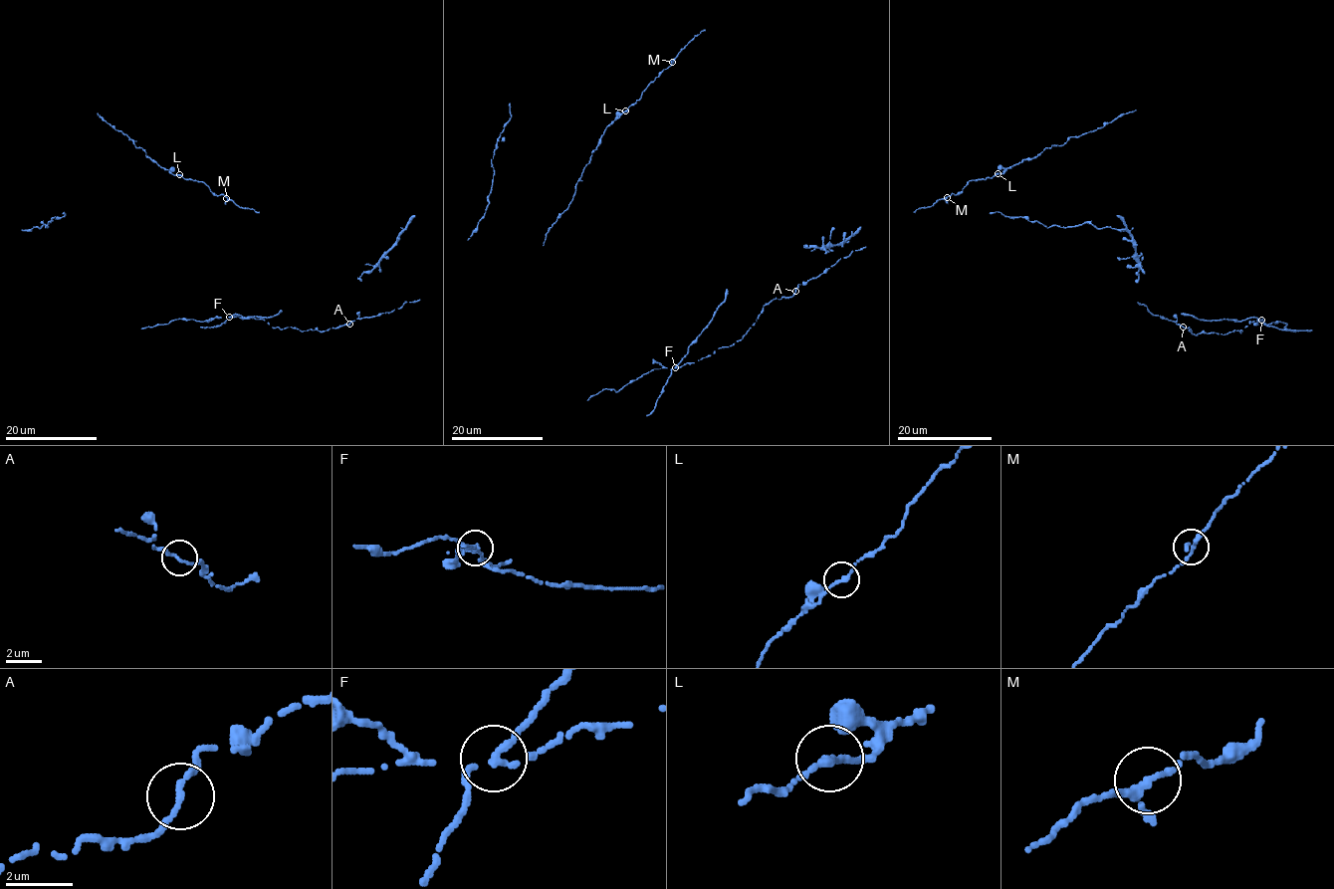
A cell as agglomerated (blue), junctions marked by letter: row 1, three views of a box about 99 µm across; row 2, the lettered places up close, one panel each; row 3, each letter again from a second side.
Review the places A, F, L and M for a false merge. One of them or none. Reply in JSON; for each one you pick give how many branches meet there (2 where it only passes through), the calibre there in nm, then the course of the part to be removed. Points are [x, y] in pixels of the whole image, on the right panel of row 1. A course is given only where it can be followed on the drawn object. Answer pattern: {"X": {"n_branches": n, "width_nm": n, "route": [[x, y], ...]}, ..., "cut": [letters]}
{"F": {"n_branches": 3, "width_nm": 190, "route": [[1261, 320], [1249, 317], [1240, 321], [1204, 321], [1181, 314]]}, "cut": ["F"]}

